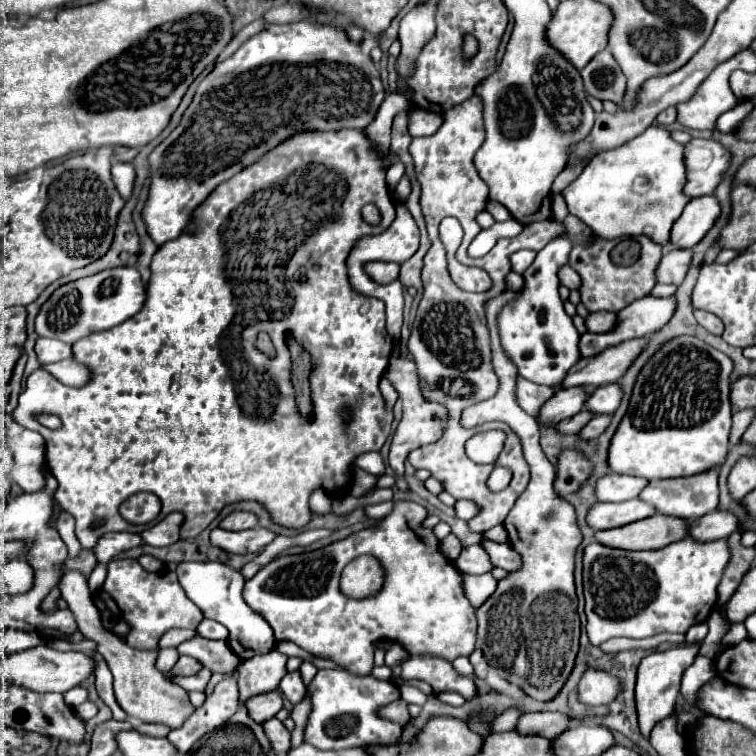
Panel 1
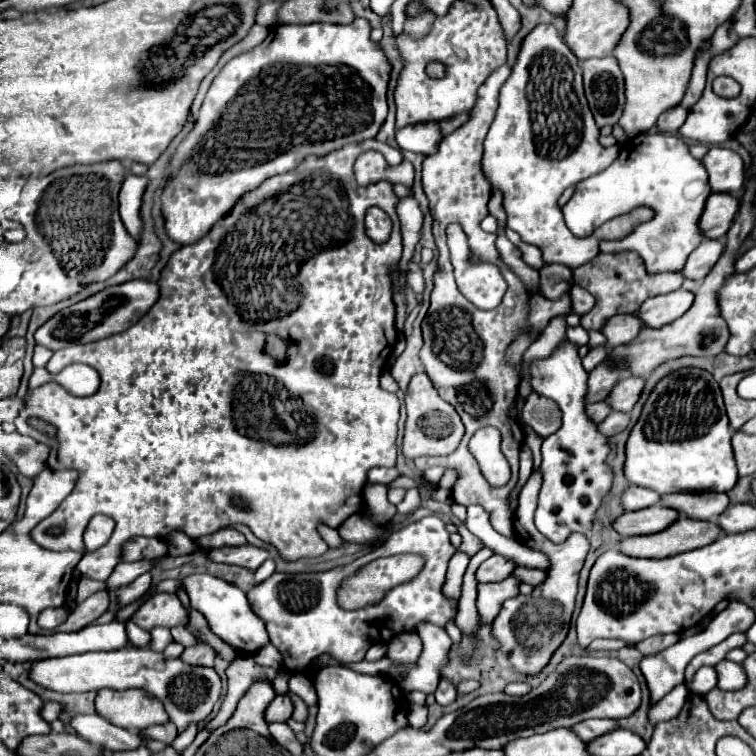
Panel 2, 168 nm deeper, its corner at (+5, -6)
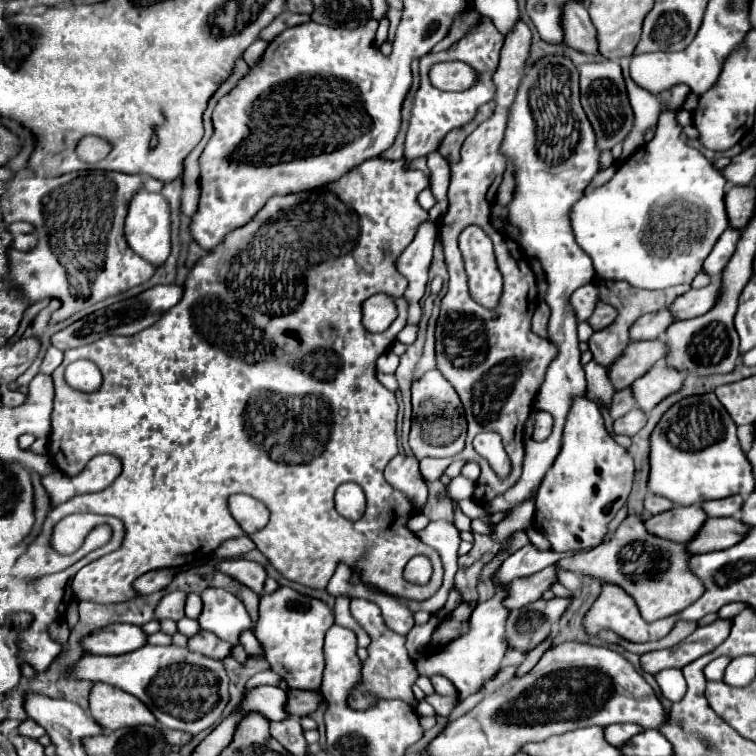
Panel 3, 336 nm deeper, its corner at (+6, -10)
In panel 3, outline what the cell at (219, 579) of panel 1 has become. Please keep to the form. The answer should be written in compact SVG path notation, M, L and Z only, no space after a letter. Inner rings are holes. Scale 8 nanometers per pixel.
M210 587L202 591L204 609L198 617L198 623L202 629L212 631L220 639L226 639L230 643L238 643L238 635L244 629L250 629L250 615L240 599L230 595L228 591Z

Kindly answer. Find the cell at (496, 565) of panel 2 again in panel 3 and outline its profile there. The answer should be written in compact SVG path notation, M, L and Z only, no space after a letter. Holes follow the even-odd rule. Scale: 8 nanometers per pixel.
M528 543L502 563L502 567L498 569L498 579L506 583L512 579L530 577L548 567L550 563L556 563L558 559L562 559L562 555L554 555L552 551L540 551L532 543Z

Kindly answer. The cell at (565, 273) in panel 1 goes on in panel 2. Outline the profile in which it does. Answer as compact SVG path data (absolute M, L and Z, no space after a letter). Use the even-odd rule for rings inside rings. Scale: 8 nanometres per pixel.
M577 283L569 289L569 297L571 297L571 307L573 307L573 311L575 311L577 315L587 313L587 311L593 307L593 303L595 303L593 295L591 295L587 289L579 287Z

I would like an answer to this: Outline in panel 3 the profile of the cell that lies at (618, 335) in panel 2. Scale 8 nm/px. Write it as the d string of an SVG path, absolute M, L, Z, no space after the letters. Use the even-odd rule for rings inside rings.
M668 309L644 315L642 319L638 319L638 323L634 323L634 327L630 327L630 337L634 341L658 339L658 337L662 337L666 333L666 329L674 321L676 321L676 315L672 311L668 311Z

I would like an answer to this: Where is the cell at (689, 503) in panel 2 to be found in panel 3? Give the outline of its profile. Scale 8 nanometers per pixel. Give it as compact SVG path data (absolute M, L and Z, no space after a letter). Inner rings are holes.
M732 495L726 499L716 499L716 501L704 503L702 507L710 517L736 517L742 511L742 503L744 503L742 495Z

